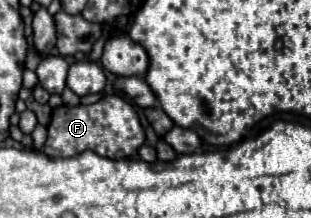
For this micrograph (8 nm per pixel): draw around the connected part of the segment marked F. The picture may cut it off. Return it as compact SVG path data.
M104 94L96 104L54 108L52 120L48 124L48 140L42 152L52 158L70 158L84 150L92 150L98 156L110 160L130 160L136 158L144 138L144 128L132 104L126 102L120 94Z

